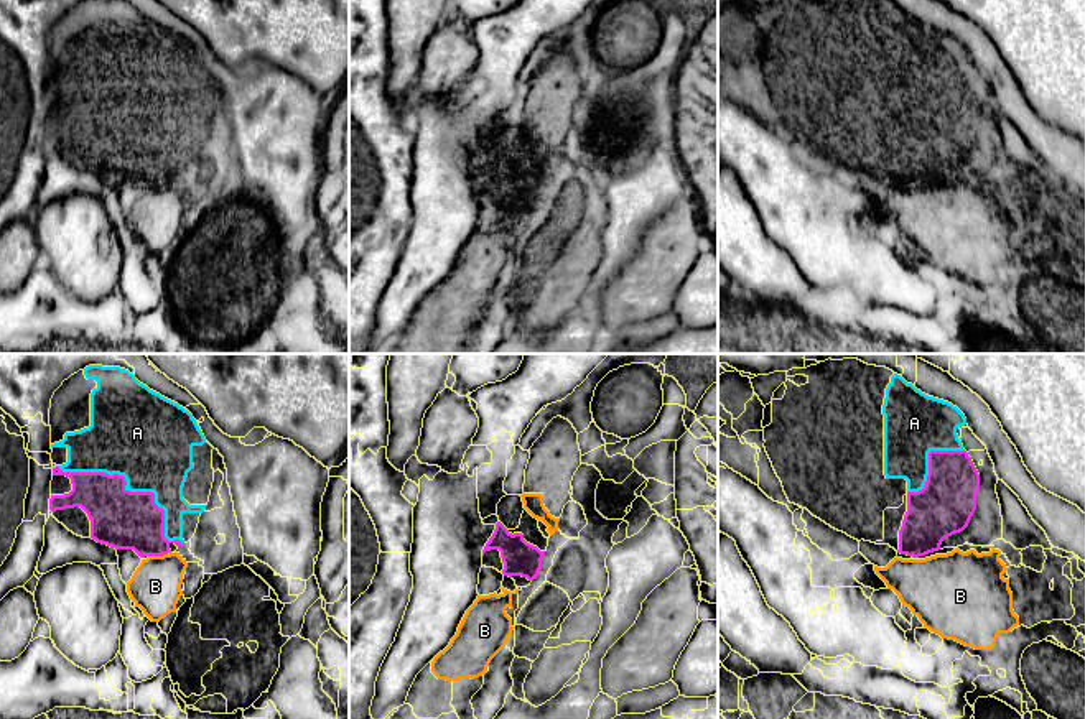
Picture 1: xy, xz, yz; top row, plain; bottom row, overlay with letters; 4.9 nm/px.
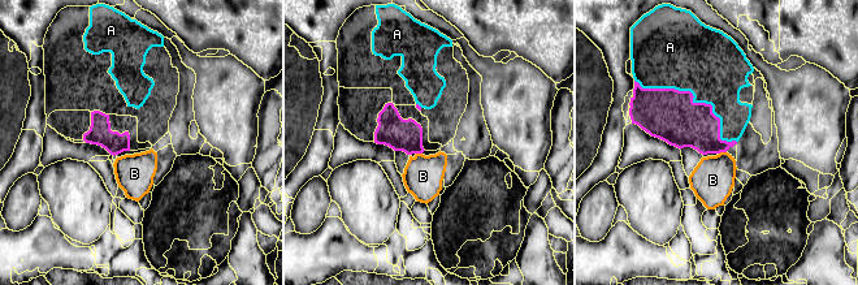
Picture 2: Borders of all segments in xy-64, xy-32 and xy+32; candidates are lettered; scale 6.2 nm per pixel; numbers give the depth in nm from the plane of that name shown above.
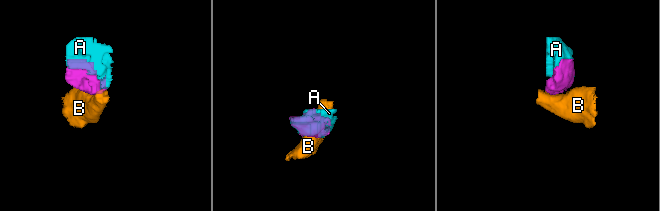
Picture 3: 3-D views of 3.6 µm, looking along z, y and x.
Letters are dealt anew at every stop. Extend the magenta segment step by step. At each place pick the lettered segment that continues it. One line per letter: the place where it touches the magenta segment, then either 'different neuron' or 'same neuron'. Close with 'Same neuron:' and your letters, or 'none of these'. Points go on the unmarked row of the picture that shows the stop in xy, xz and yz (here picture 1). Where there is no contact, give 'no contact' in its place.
A: xy (129, 122) | same neuron
B: xy (157, 186) | different neuron
Same neuron: A

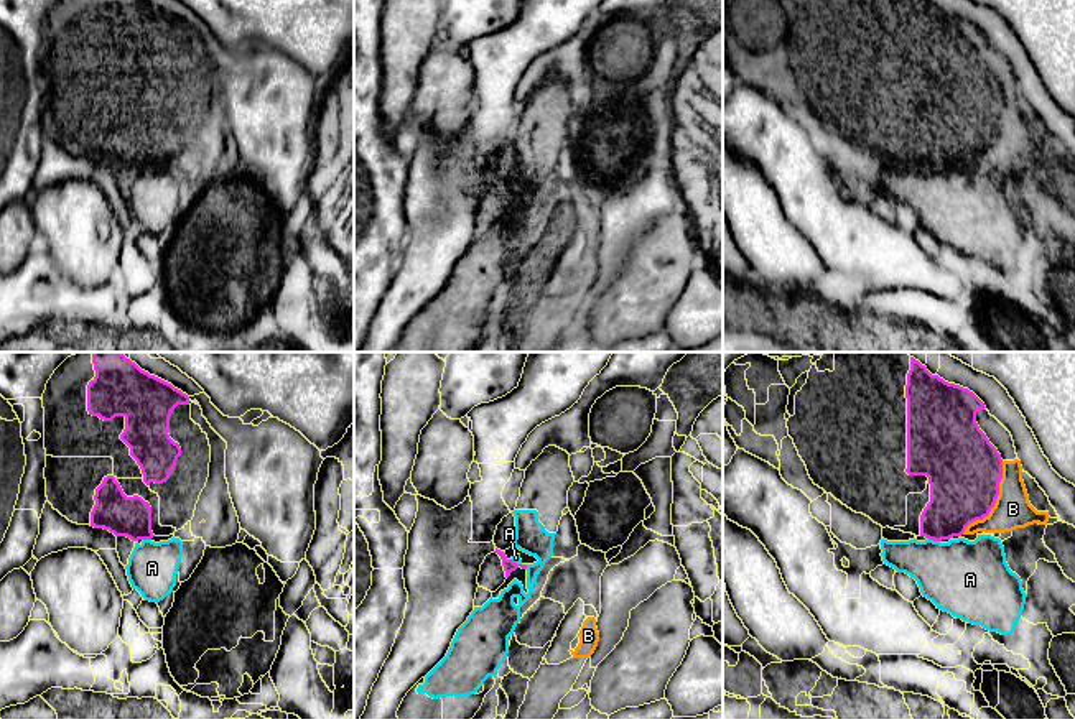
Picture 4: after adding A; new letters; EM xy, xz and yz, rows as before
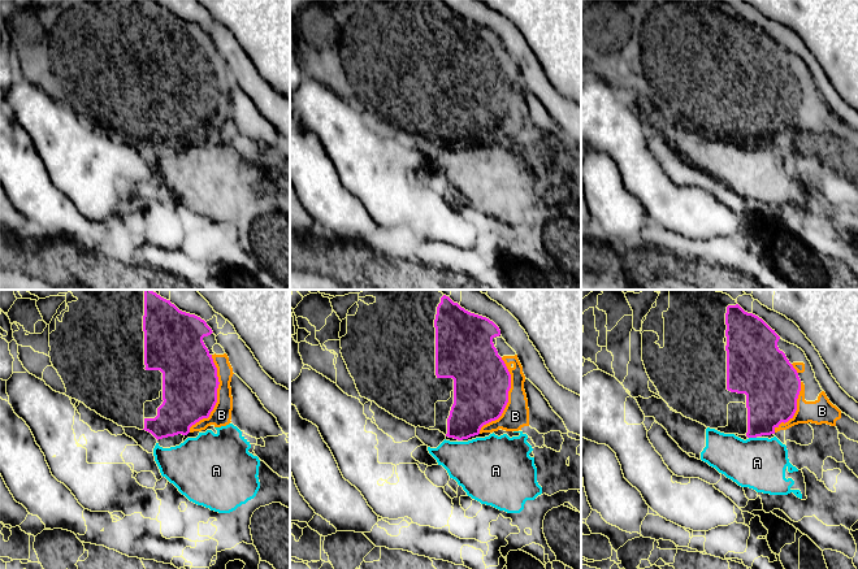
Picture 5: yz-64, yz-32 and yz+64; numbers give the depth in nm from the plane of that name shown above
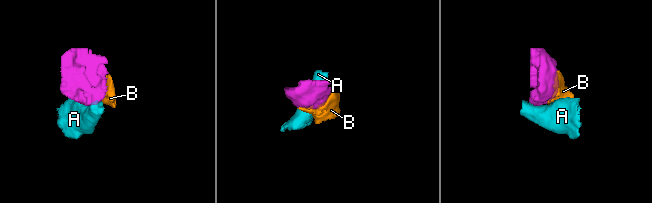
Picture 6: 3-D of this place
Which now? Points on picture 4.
A: yz (934, 171) | different neuron
B: yz (995, 134) | same neuron
Same neuron: B

